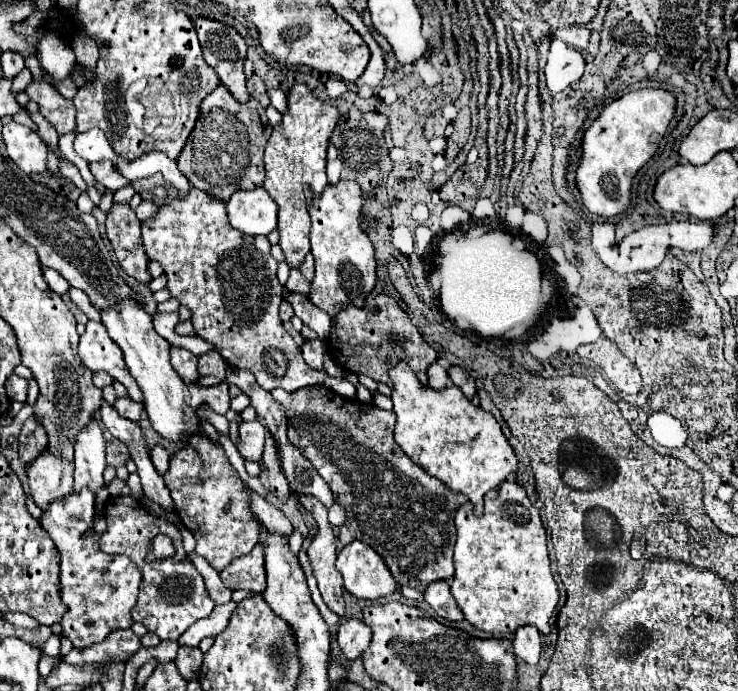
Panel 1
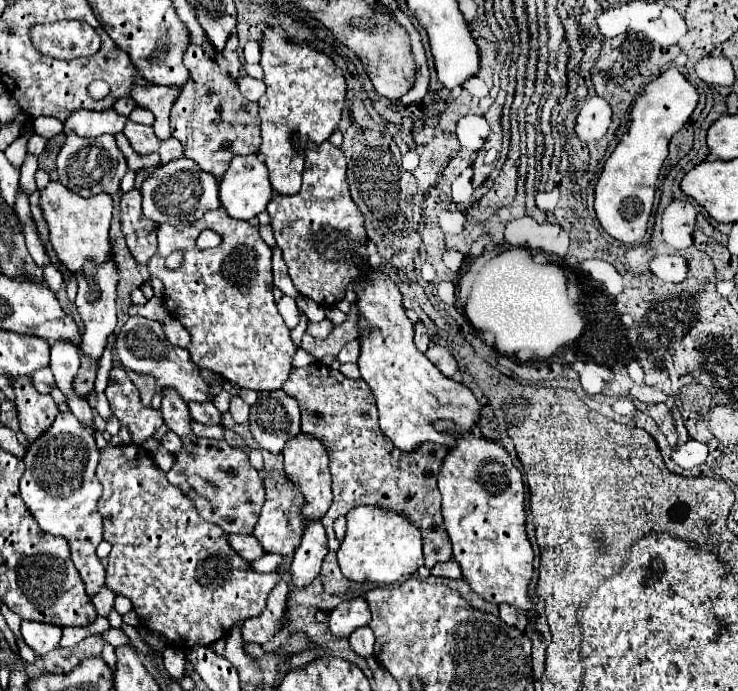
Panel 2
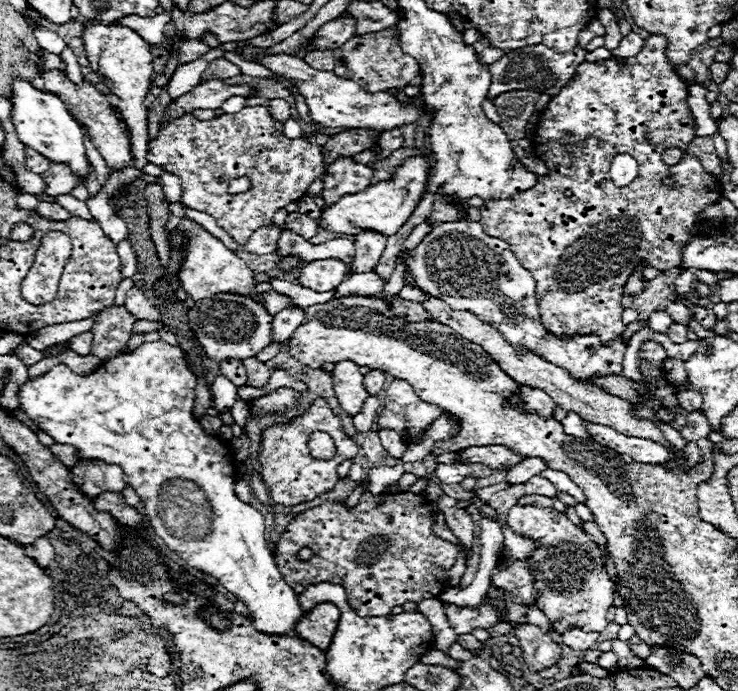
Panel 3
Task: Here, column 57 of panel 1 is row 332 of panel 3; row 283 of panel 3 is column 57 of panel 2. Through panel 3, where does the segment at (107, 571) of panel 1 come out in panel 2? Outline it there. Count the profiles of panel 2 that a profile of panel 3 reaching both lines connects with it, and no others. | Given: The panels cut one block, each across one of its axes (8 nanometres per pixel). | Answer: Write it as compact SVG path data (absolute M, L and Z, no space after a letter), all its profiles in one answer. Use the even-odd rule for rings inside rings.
M70 410L60 412L54 424L26 446L26 470L20 480L22 500L36 518L38 526L48 534L64 536L70 542L72 562L80 572L90 596L102 588L106 578L100 558L96 556L96 548L104 534L102 516L98 512L98 500L102 496L102 484L96 478L98 458L100 450L96 446L94 430L82 426Z

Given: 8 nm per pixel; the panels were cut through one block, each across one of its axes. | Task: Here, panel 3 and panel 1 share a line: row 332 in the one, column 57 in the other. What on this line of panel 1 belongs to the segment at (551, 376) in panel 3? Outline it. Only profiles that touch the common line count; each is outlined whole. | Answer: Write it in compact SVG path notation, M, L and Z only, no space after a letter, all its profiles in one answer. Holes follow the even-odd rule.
M44 452L28 468L30 494L42 512L46 512L50 502L72 494L72 470L72 462L62 460L50 452Z

